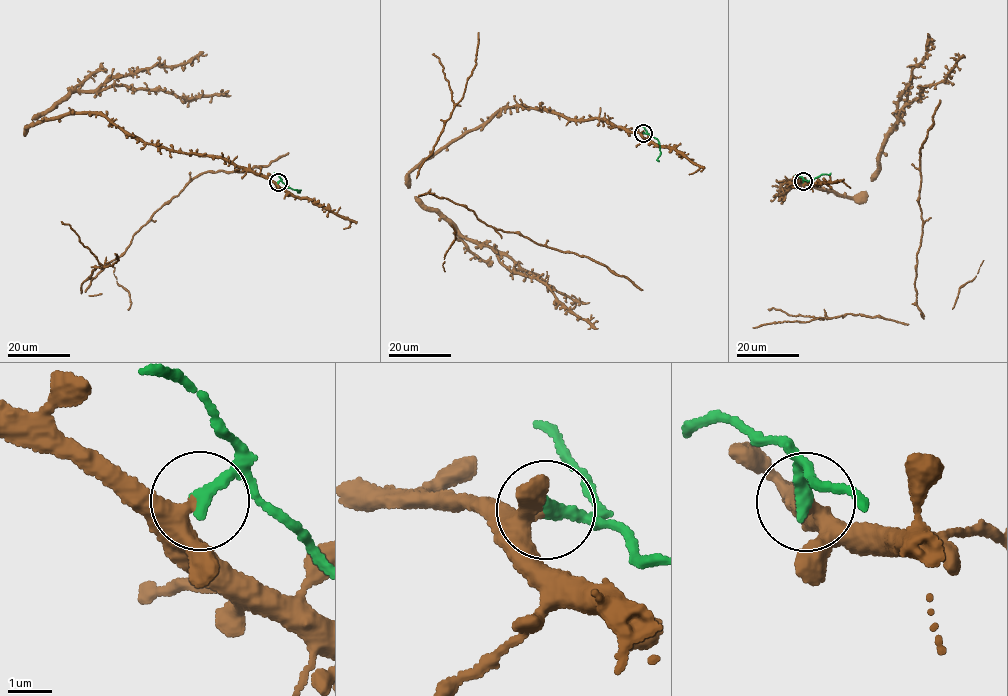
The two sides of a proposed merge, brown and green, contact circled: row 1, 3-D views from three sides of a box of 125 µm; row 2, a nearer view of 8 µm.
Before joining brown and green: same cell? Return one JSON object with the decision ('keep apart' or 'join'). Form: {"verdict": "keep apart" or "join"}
{"verdict": "keep apart"}

